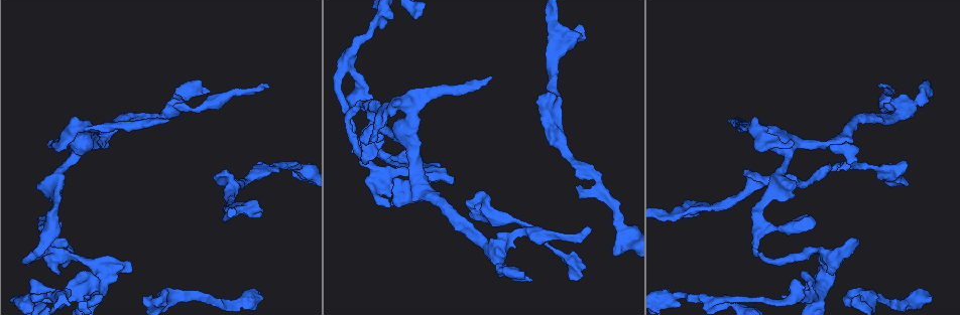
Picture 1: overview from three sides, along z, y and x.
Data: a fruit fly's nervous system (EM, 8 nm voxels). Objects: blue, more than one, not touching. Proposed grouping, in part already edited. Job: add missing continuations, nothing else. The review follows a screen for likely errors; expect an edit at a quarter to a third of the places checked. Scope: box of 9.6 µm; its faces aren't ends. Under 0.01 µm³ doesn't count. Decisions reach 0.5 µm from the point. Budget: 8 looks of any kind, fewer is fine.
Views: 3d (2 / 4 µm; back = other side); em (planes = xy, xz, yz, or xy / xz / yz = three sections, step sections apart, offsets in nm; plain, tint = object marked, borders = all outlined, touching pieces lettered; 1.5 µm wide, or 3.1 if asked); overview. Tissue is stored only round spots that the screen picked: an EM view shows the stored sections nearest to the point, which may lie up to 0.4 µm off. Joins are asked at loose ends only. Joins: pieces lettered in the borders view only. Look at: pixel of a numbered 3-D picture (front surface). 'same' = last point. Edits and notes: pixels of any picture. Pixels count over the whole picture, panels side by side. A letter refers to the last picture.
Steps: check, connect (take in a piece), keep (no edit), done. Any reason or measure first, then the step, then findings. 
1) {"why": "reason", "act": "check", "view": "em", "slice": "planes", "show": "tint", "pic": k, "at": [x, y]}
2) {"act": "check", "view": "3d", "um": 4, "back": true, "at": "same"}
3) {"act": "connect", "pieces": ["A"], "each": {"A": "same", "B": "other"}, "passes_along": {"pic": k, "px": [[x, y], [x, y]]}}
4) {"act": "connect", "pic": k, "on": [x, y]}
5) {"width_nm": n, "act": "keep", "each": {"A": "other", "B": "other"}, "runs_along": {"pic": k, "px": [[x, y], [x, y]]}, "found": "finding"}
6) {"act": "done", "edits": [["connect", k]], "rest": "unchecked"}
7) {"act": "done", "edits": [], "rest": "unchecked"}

{"why": "free end", "act": "check", "view": "3d", "um": 4, "pic": 1, "at": [589, 226]}

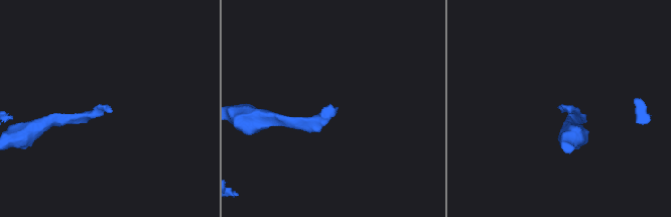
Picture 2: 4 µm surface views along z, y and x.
{"act": "check", "view": "em", "slice": "planes", "show": "plain", "pic": 2, "at": [336, 108]}

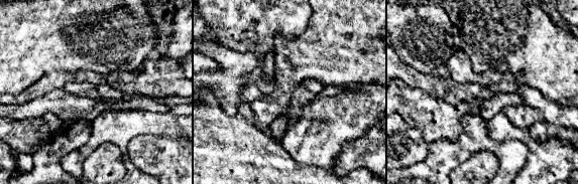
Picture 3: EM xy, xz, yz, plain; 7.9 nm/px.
{"act": "check", "view": "em", "slice": "planes", "show": "borders", "at": "same"}

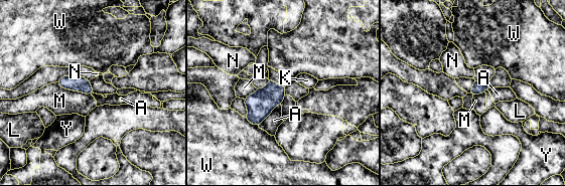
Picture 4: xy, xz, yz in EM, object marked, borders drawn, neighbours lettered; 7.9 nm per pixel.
{"act": "keep", "each": {"A": "other", "K": "other", "L": "other", "M": "other", "N": "other", "W": "other", "Y": "other"}, "found": "no lettered piece goes on from it"}

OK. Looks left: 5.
{"why": "free end", "act": "check", "view": "em", "slice": "planes", "show": "borders", "pic": 1, "at": [42, 183]}

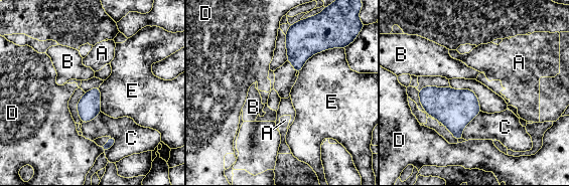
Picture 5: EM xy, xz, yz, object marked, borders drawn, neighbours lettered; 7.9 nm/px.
{"act": "keep", "each": {"A": "other", "B": "other", "C": "other", "D": "other", "E": "other"}, "border": {"pic": 5, "px": [[343, 47], [314, 53], [299, 72]]}, "found": "no lettered piece goes on from it"}

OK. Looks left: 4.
{"why": "an open end", "act": "check", "view": "3d", "um": 2, "pic": 1, "at": [84, 297]}

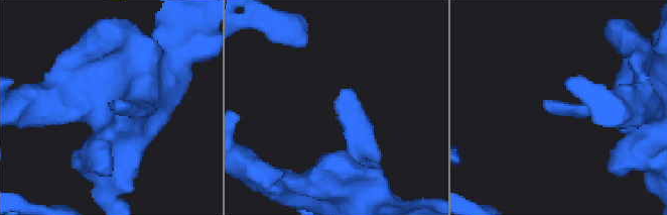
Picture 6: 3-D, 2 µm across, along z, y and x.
{"why": "shape alone is not enough", "act": "check", "view": "em", "slice": "planes", "show": "tint", "pic": 6, "at": [120, 101]}

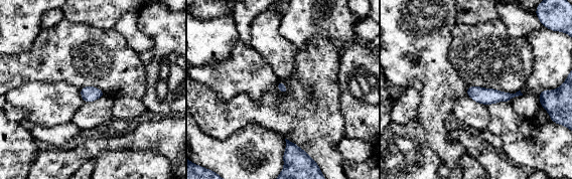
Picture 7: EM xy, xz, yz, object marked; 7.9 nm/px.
{"act": "check", "view": "em", "slice": "planes", "show": "borders", "at": "same"}

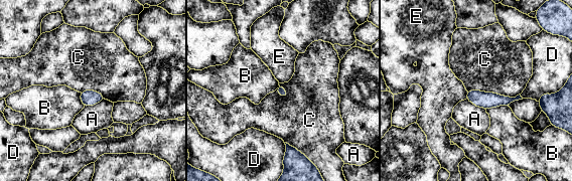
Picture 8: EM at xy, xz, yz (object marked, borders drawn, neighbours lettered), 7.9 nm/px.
{"act": "keep", "each": {"A": "other", "B": "other", "C": "other", "D": "other", "E": "other"}, "border": {"pic": 8, "px": [[467, 91], [520, 95]]}, "found": "none of them fits"}

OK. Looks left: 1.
{"act": "done", "edits": [], "rest": "unchecked"}

